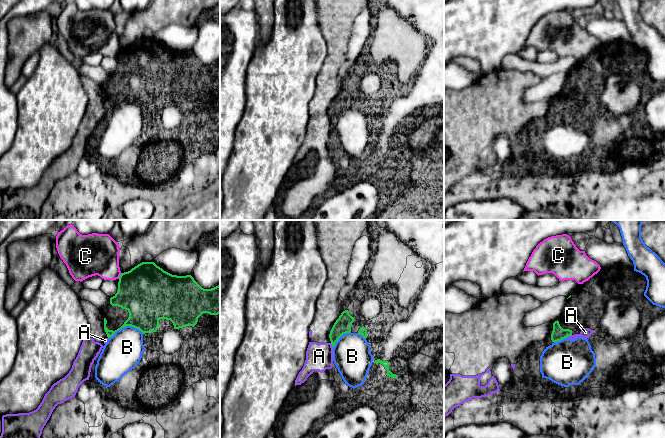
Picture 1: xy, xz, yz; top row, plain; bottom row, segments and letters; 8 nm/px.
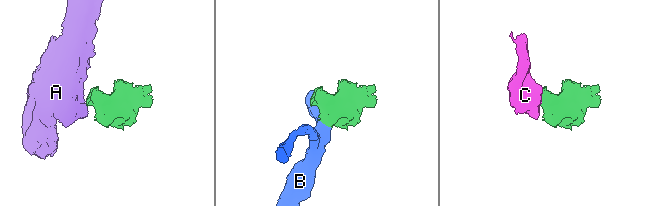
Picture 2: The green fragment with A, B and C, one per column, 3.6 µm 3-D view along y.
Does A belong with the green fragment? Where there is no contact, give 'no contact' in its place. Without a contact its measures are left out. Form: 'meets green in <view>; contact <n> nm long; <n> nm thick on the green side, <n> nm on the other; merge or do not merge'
meets green in xz; contact 40 nm long; 130 nm thick on the green side, 220 nm on the other; do not merge

